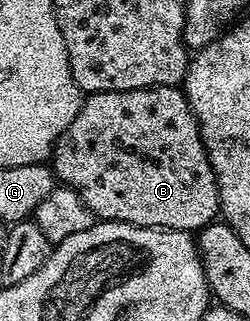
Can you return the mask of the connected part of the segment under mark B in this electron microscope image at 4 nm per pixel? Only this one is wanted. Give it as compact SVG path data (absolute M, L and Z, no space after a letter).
M159 85L153 89L135 89L134 91L110 91L109 93L90 93L83 98L78 115L74 115L74 123L56 141L50 158L50 168L61 186L72 189L86 203L93 218L102 221L121 221L138 227L151 229L182 229L199 231L217 220L220 212L220 196L216 186L216 176L210 167L210 159L204 150L200 138L200 128L196 125L196 116L184 97L183 88L175 85Z

